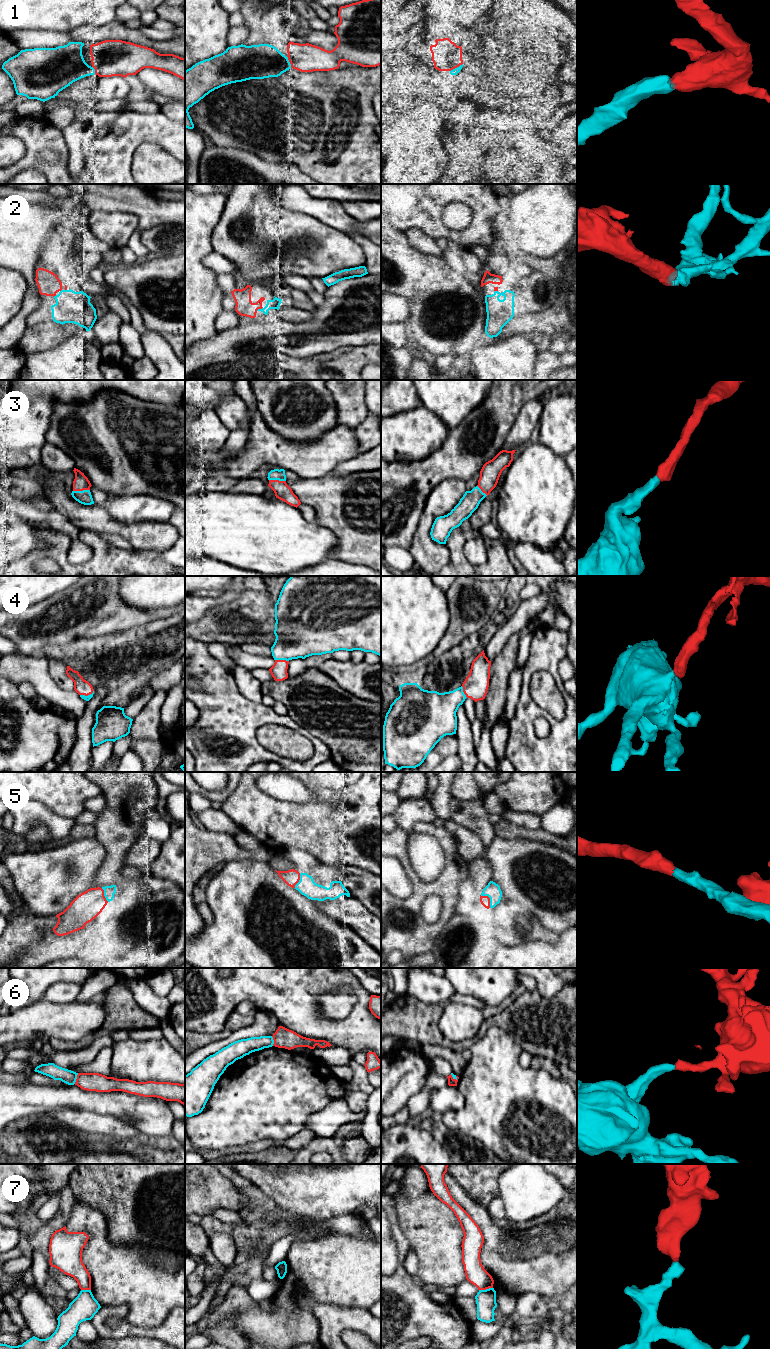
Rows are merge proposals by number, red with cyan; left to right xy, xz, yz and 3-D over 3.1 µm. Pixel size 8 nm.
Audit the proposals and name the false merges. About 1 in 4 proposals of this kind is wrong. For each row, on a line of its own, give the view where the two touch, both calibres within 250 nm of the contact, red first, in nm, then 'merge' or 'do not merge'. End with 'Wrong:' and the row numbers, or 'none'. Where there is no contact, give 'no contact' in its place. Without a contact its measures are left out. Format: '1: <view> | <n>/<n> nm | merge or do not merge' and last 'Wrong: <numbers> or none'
1: yz | 240/50 nm | merge
2: xz | 140/80 nm | merge
3: xy | 120/110 nm | merge
4: xz | 130/380 nm | merge
5: yz | 80/120 nm | merge
6: xy | 150/120 nm | merge
7: yz | 160/160 nm | do not merge
Wrong: 7

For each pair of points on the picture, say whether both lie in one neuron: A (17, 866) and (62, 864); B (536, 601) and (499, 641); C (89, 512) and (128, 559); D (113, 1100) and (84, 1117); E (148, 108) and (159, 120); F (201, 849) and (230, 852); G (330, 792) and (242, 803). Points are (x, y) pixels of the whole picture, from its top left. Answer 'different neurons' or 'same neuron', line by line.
A: same neuron
B: same neuron
C: different neurons
D: different neurons
E: different neurons
F: same neuron
G: same neuron

